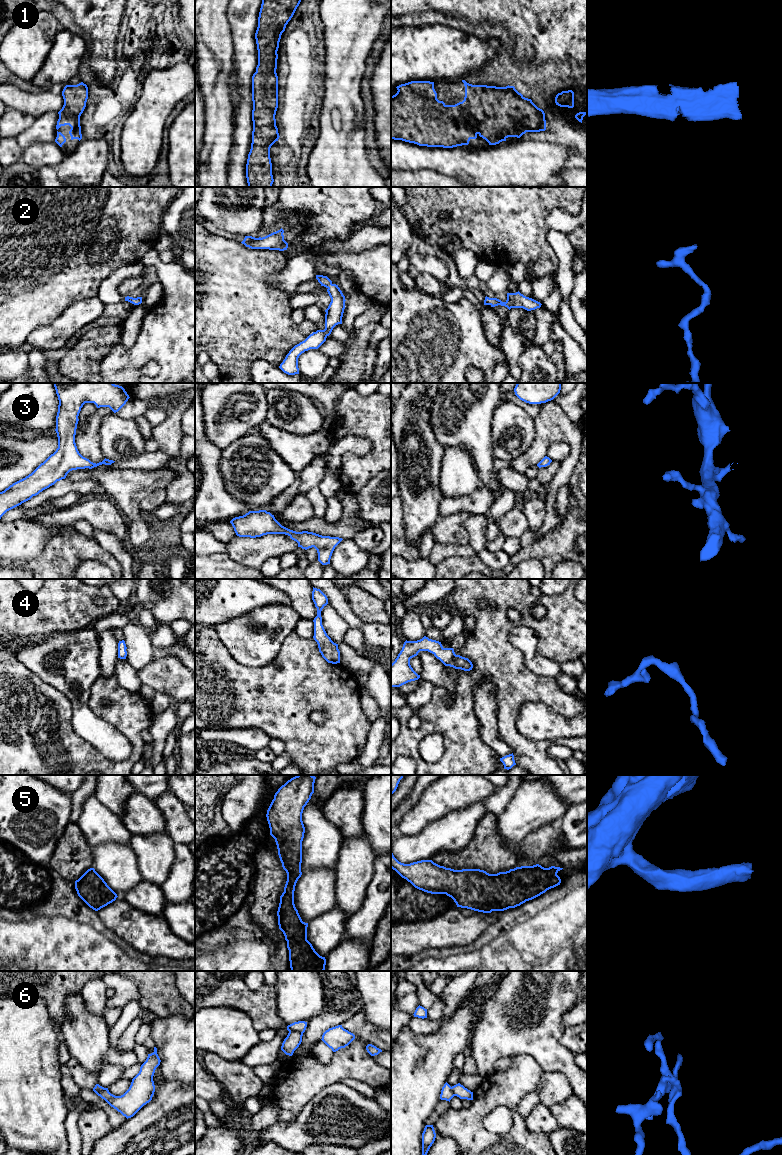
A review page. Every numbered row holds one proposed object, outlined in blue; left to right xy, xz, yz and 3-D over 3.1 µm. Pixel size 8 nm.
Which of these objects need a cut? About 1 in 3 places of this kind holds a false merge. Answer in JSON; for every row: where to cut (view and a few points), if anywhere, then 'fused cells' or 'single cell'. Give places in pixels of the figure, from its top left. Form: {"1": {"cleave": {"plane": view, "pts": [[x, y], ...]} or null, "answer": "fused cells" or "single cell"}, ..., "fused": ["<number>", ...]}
{"1": {"cleave": null, "answer": "single cell"}, "2": {"cleave": null, "answer": "single cell"}, "3": {"cleave": null, "answer": "single cell"}, "4": {"cleave": null, "answer": "single cell"}, "5": {"cleave": null, "answer": "single cell"}, "6": {"cleave": {"plane": "xz", "pts": [[289, 1031], [298, 1031], [302, 1034]]}, "answer": "fused cells"}, "fused": ["6"]}

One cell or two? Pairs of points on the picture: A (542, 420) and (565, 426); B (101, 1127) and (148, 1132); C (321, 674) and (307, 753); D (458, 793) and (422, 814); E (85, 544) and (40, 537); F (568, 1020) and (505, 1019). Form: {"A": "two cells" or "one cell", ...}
{"A": "one cell", "B": "two cells", "C": "one cell", "D": "one cell", "E": "two cells", "F": "two cells"}

